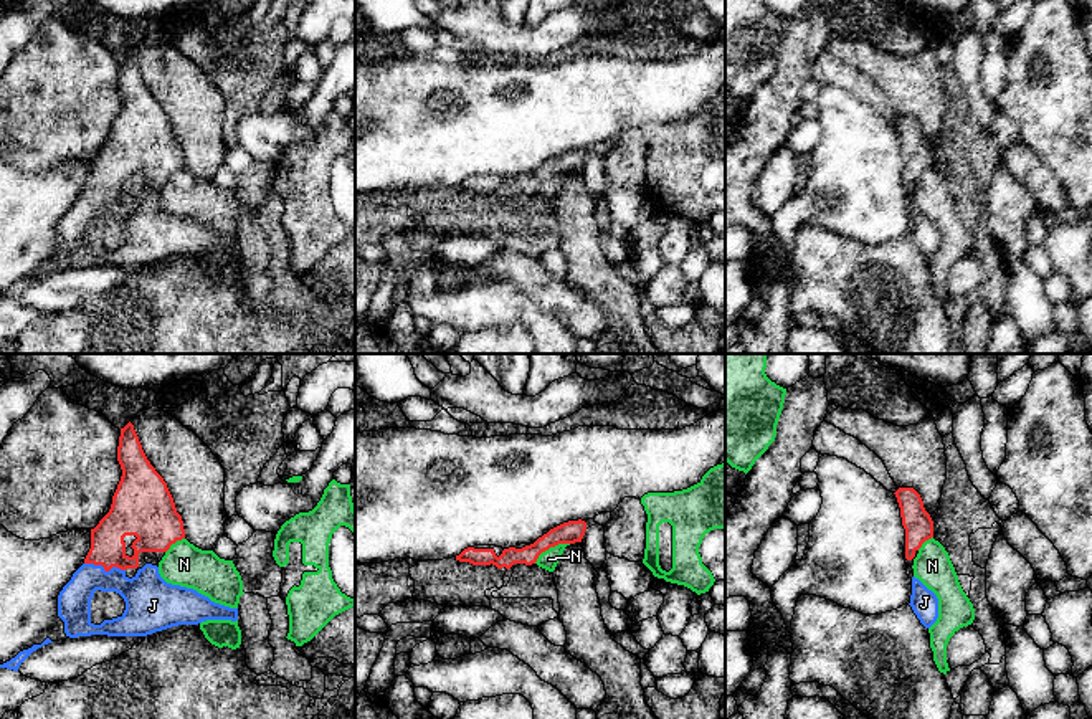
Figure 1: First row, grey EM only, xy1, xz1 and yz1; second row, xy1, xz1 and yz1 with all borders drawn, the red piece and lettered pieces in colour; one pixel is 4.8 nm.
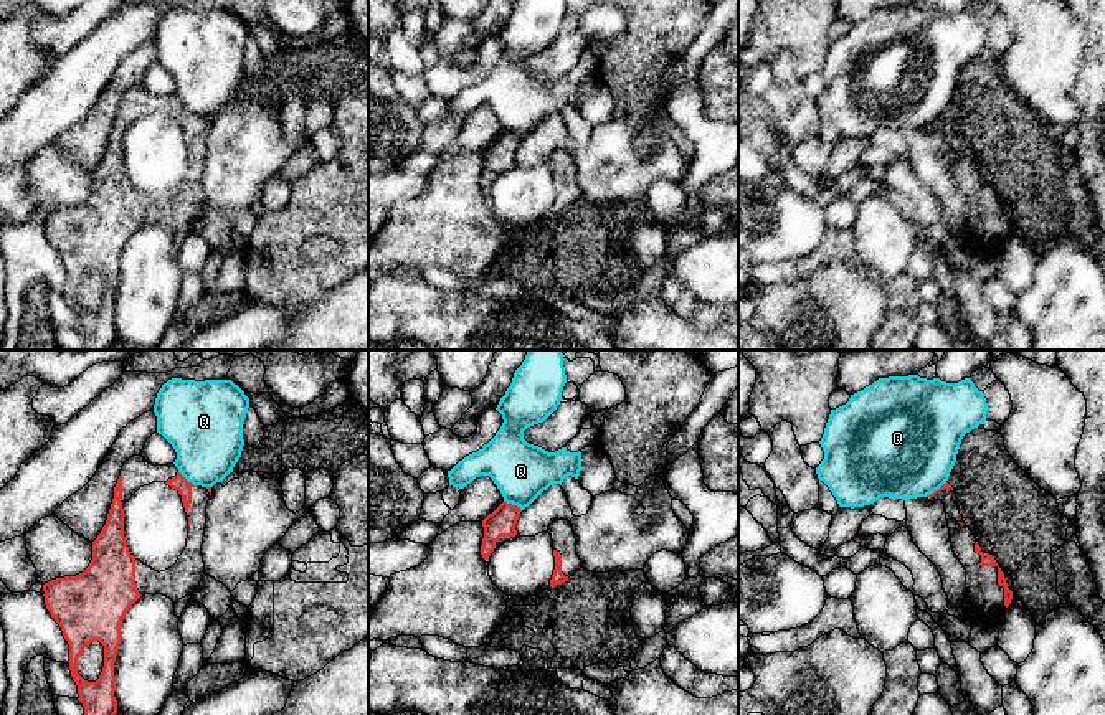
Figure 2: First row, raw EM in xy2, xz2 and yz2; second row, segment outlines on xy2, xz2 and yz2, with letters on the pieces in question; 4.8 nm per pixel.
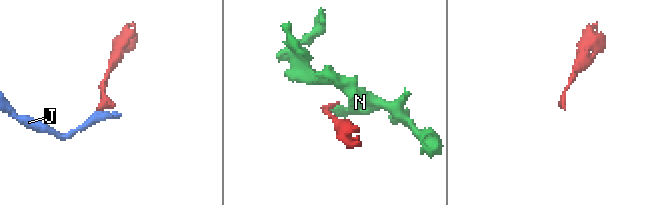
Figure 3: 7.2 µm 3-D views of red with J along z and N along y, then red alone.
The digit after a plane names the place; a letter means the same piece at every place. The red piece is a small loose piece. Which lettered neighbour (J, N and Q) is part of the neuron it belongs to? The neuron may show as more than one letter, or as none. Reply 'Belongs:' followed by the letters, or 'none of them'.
Belongs: J

